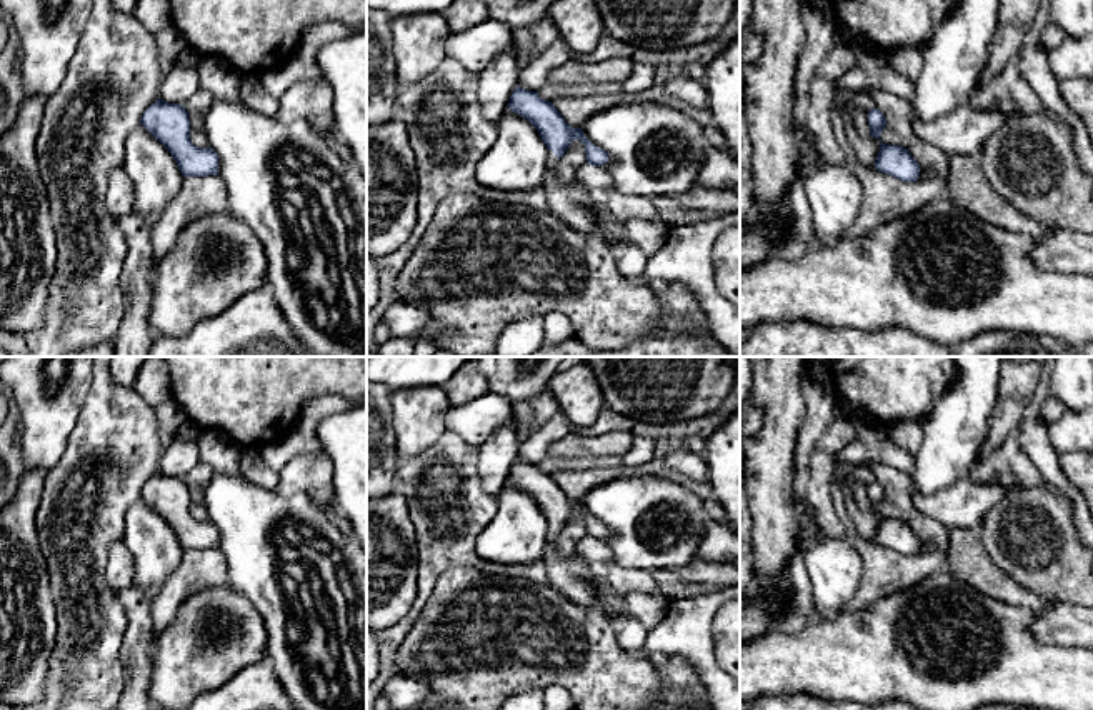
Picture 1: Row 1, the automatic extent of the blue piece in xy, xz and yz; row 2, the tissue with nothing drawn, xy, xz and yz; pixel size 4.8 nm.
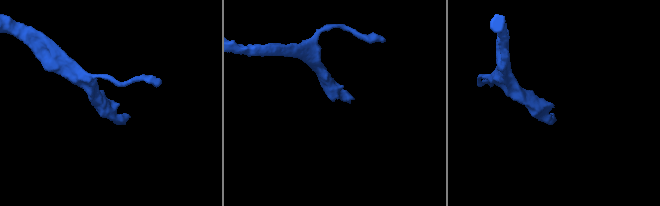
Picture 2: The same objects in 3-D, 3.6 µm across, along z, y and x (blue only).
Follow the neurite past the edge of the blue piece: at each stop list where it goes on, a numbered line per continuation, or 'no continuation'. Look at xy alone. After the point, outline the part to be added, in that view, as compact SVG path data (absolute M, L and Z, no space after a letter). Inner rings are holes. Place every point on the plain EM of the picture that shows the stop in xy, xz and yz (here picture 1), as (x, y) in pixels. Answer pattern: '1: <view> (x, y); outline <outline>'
no continuation

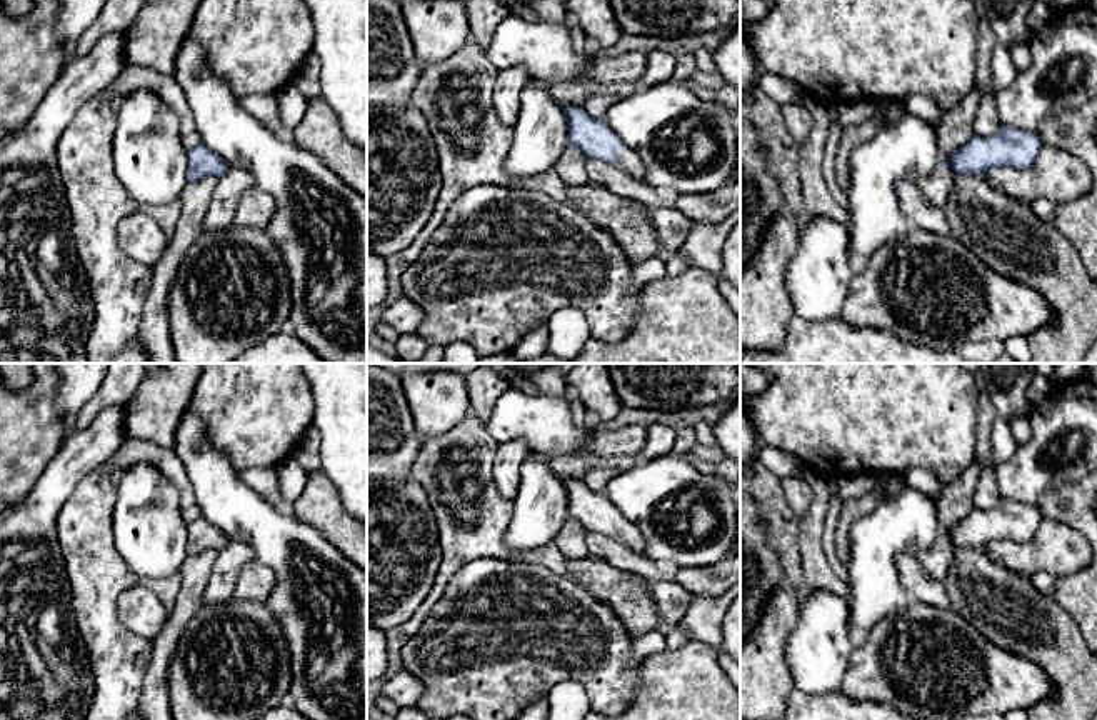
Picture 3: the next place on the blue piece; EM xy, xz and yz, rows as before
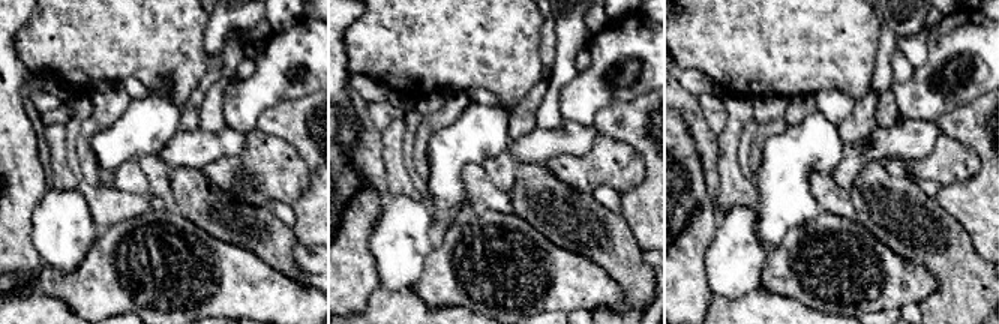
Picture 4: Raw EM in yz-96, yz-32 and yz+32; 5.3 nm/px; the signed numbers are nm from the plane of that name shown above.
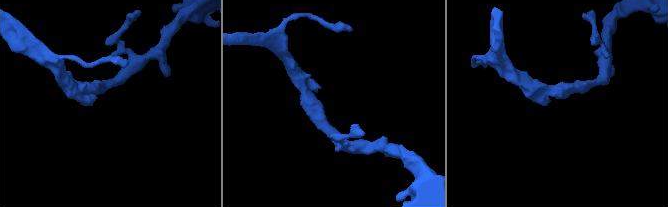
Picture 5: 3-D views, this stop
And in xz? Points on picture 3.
1: xz (627, 534); outline M627 518L617 530L617 542L620 542L622 545L627 545L637 552L644 550L644 540L642 540L640 530L637 528L637 525L629 522Z

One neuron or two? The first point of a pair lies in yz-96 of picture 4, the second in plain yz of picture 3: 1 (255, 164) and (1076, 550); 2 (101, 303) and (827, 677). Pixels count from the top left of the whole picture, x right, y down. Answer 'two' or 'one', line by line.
1: one
2: two

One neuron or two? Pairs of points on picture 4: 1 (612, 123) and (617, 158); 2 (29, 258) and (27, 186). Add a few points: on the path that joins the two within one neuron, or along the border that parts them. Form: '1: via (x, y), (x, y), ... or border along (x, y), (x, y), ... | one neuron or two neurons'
1: border along (599, 131), (627, 143), (642, 158) | two neurons
2: via (20, 240), (20, 204) | one neuron

